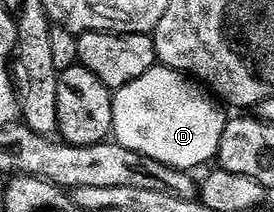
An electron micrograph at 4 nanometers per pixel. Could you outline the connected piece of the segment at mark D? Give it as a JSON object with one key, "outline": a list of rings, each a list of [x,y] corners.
{"outline":[[[162,64],[118,87],[111,103],[114,141],[132,155],[144,154],[144,159],[188,172],[218,155],[223,129],[229,121],[228,115],[223,115],[224,107],[194,77]]]}

